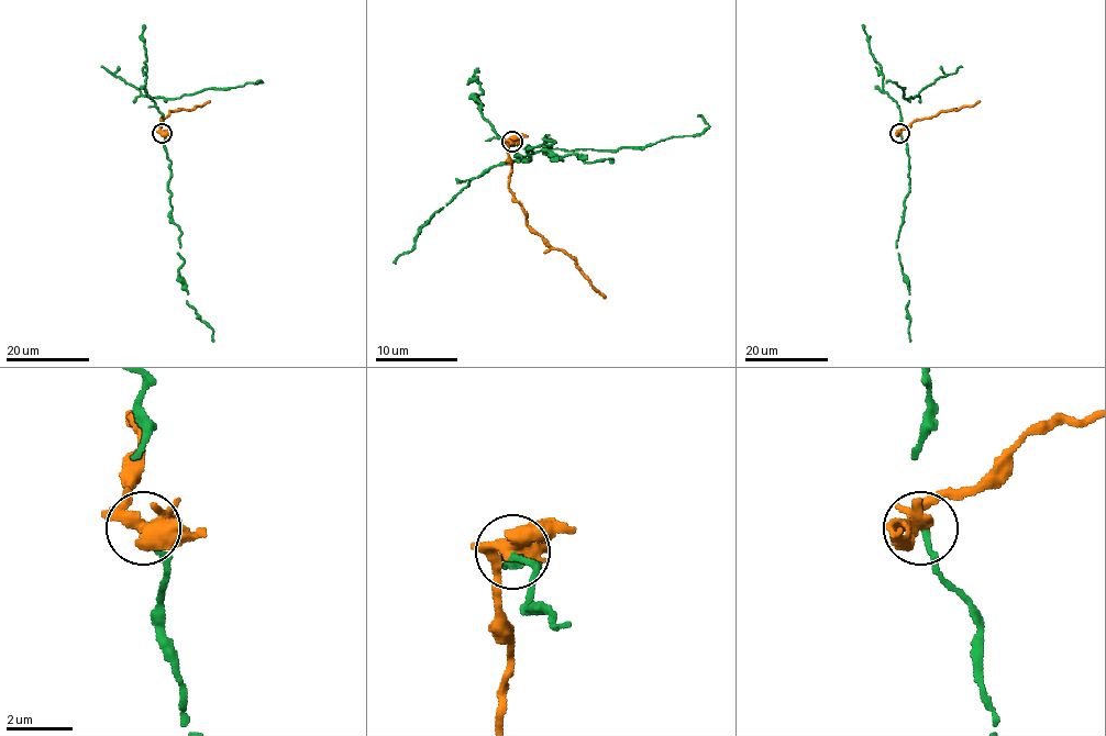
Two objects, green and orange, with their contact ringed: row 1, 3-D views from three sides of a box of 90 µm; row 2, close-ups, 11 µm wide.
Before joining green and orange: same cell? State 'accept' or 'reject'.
reject

